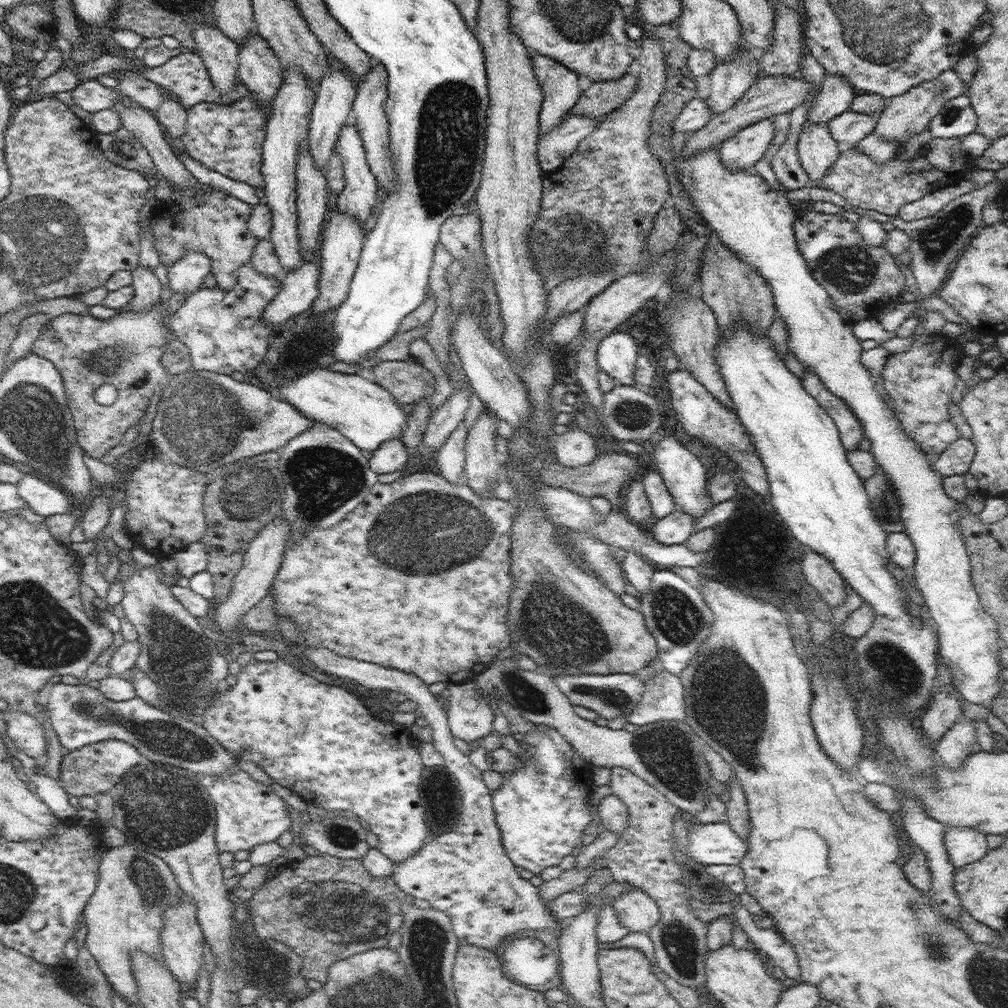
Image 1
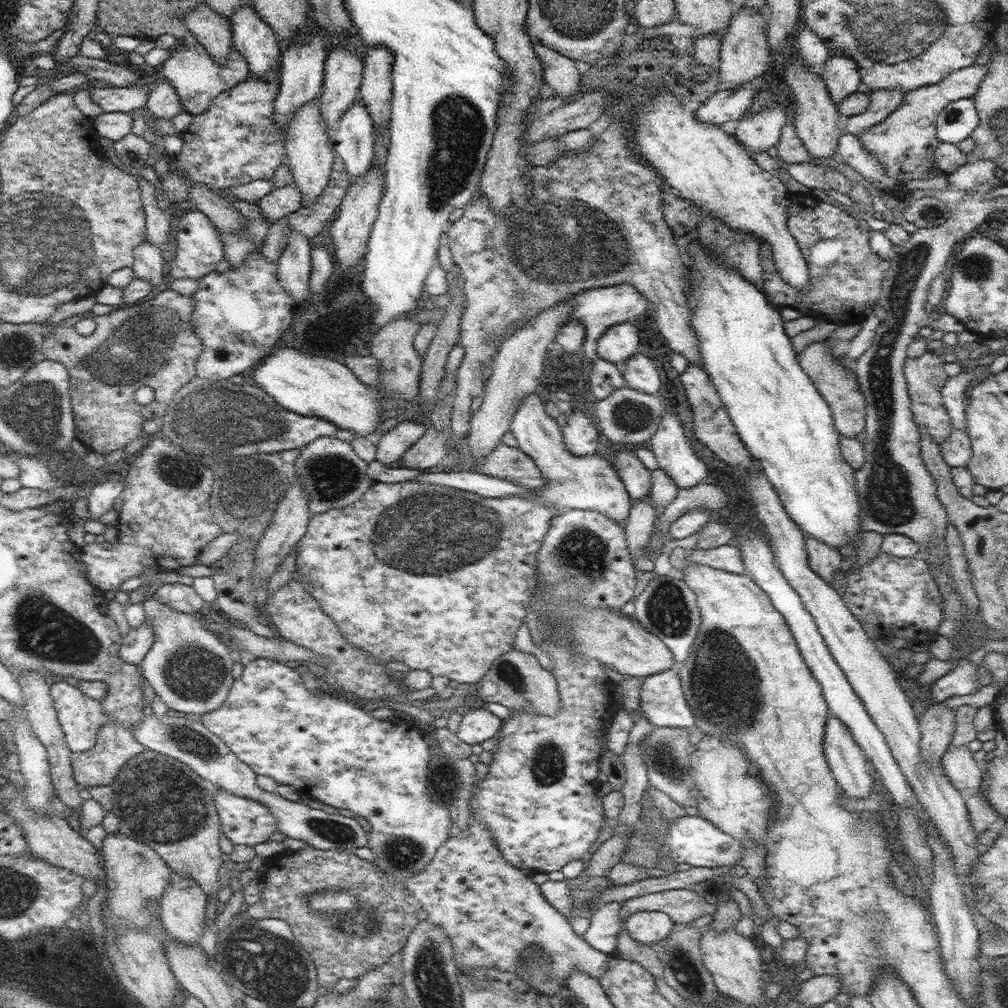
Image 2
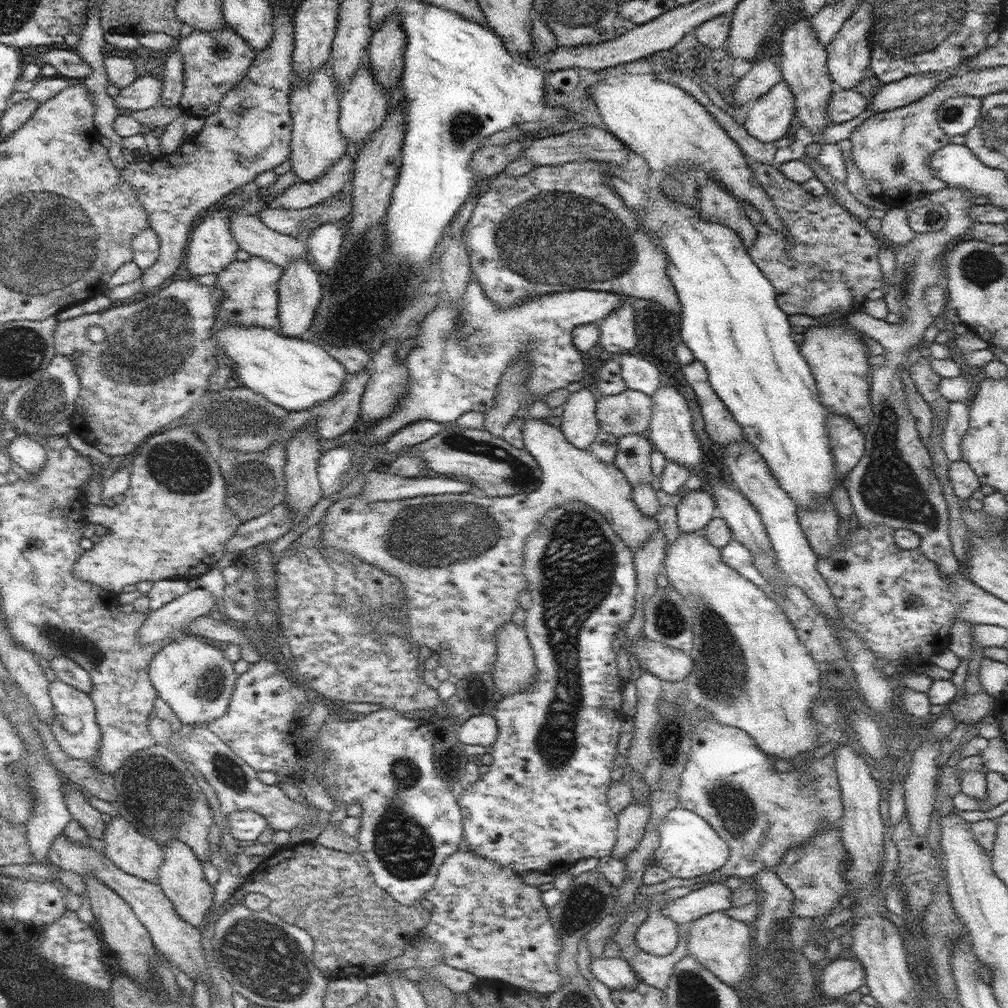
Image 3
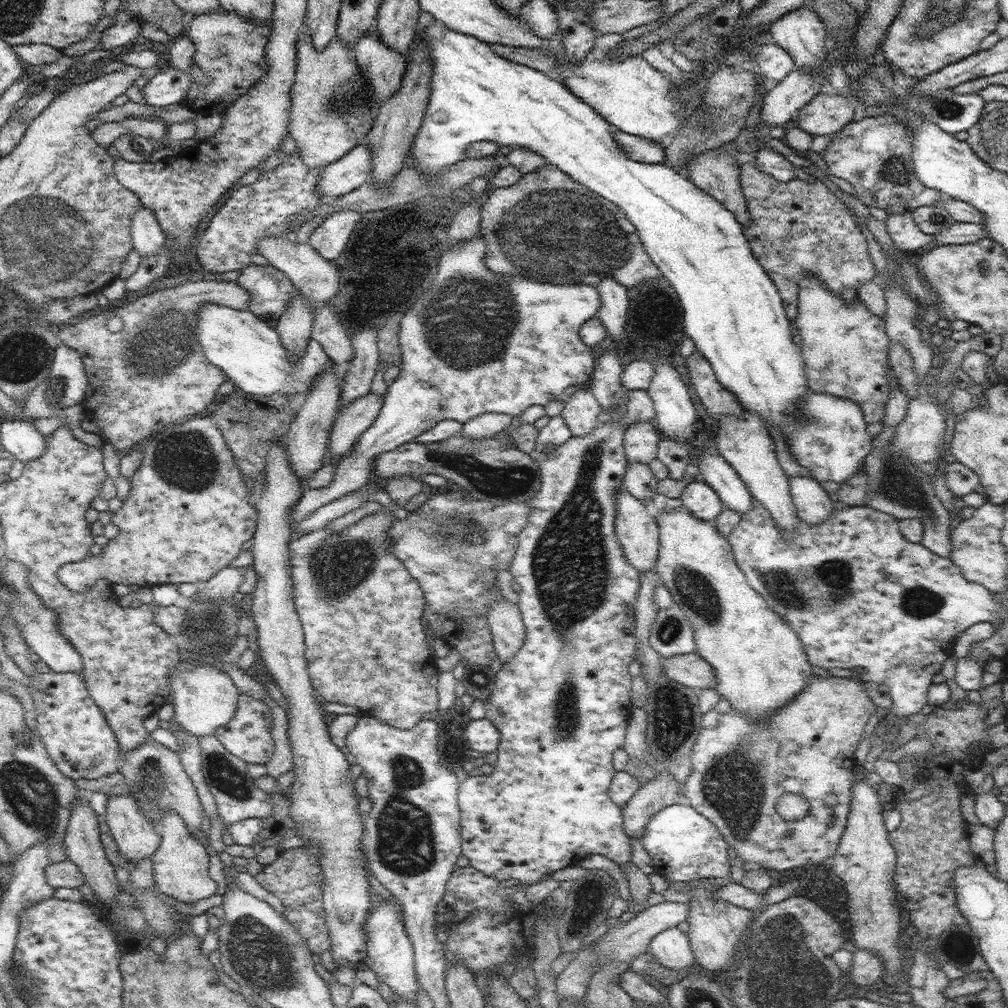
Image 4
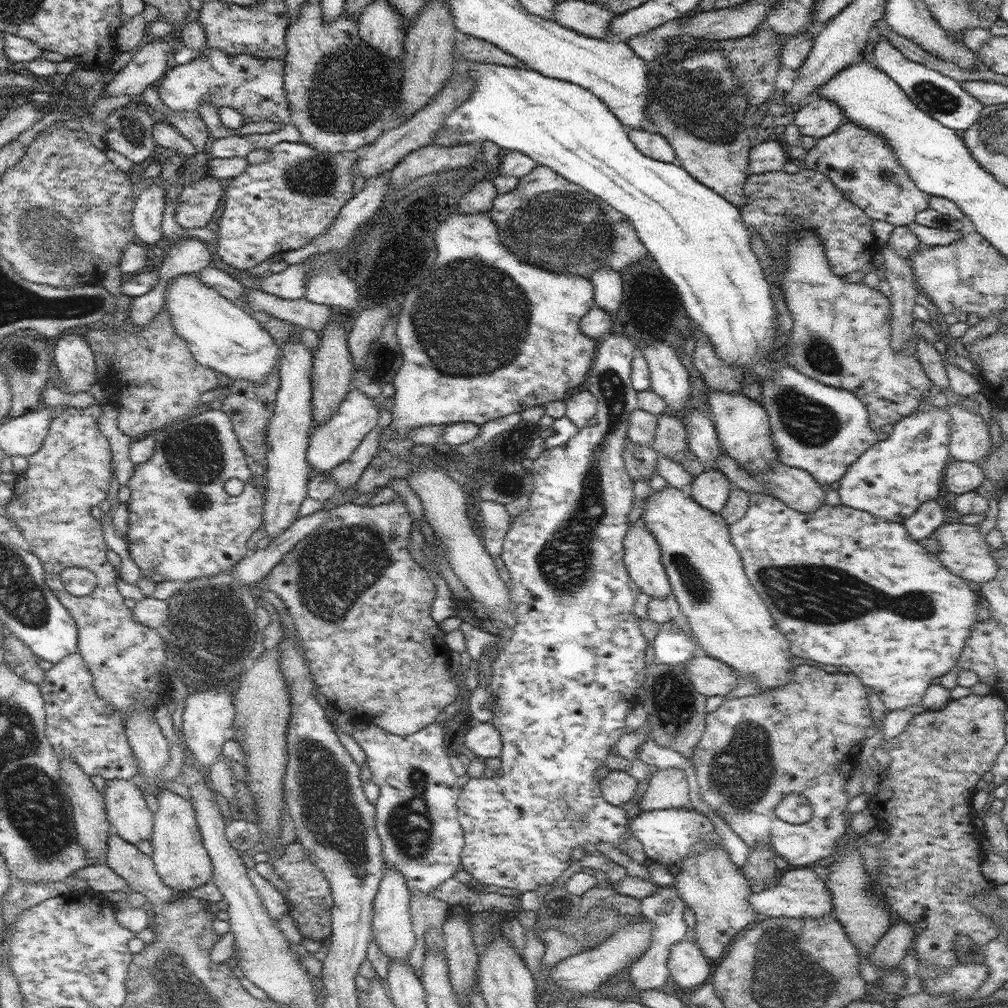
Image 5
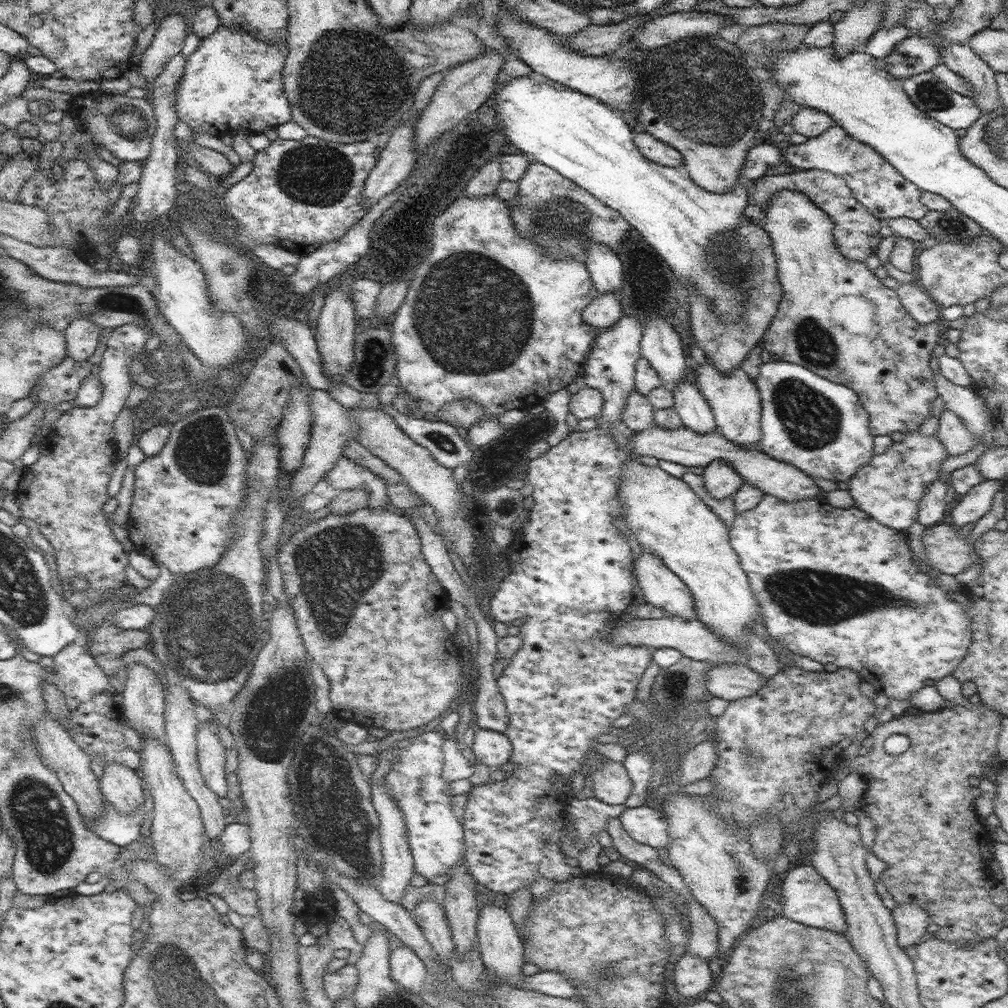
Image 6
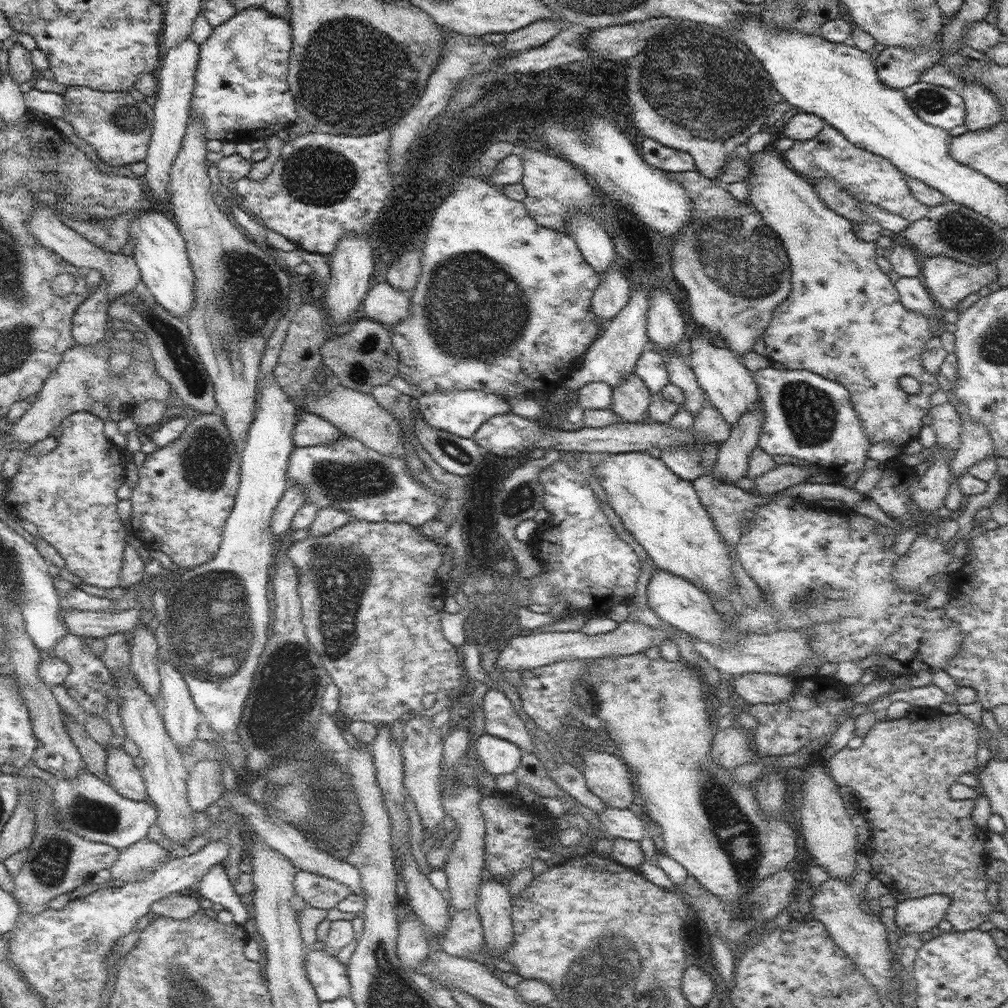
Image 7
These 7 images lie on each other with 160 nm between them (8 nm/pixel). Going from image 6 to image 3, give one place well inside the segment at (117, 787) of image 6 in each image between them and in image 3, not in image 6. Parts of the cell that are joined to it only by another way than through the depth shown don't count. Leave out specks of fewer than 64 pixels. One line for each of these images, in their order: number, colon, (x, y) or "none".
3: (136, 854)
4: (136, 837)
5: (129, 816)

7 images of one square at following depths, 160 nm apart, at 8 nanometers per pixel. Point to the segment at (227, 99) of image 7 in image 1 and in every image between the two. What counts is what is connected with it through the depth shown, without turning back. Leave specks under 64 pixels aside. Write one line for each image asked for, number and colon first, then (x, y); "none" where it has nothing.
1: (92, 95)
2: (111, 99)
3: (144, 92)
4: (171, 87)
5: (254, 86)
6: (234, 80)

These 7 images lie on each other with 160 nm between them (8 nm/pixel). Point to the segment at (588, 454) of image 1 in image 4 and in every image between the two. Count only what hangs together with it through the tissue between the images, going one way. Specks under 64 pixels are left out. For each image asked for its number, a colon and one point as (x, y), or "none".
2: (579, 433)
3: (579, 424)
4: (581, 412)

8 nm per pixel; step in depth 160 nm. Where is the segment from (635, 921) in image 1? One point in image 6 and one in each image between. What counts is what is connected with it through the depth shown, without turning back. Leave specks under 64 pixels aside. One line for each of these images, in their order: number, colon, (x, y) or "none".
2: (648, 927)
3: (658, 935)
4: (671, 947)
5: (687, 964)
6: (694, 976)

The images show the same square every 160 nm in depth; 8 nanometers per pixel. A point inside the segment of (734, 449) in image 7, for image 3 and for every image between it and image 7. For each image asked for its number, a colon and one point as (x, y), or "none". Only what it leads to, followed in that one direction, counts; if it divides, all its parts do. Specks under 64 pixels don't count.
3: (696, 509)
4: (698, 497)
5: (711, 489)
6: (721, 479)

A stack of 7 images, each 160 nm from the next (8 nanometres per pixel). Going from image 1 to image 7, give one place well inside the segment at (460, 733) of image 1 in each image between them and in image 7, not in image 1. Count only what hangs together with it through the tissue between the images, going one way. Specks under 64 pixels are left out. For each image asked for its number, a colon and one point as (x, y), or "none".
2: (477, 726)
3: (482, 730)
4: (481, 735)
5: (483, 740)
6: (490, 747)
7: (496, 755)

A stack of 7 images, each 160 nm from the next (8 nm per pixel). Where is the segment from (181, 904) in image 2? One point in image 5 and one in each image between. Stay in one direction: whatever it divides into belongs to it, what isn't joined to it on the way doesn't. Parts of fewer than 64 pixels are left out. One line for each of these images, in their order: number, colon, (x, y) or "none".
3: (180, 876)
4: (180, 864)
5: (179, 856)

